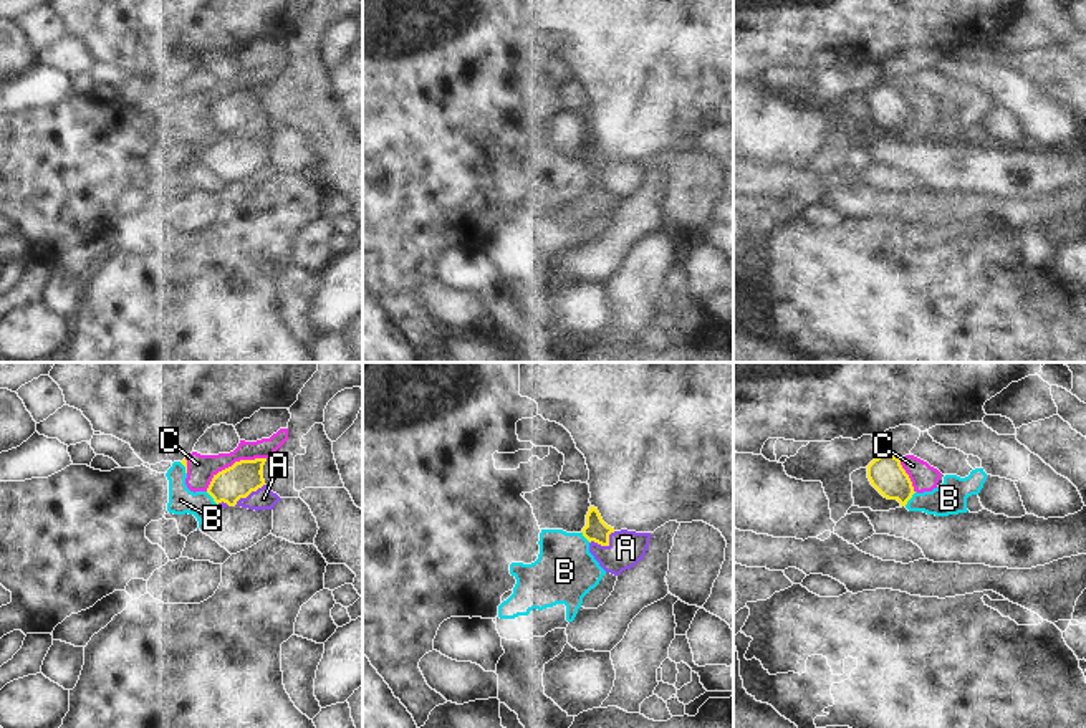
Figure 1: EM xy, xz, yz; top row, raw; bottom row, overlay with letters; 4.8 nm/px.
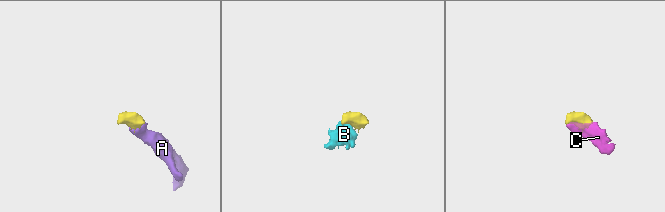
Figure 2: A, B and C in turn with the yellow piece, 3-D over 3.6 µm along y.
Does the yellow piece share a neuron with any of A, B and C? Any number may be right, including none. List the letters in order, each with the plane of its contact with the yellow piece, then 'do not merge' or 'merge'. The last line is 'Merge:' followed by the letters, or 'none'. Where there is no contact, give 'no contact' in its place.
A: xz | merge
B: yz | do not merge
C: xy | do not merge
Merge: A

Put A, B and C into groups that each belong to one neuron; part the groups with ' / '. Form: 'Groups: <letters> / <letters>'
Groups: A / B C.

